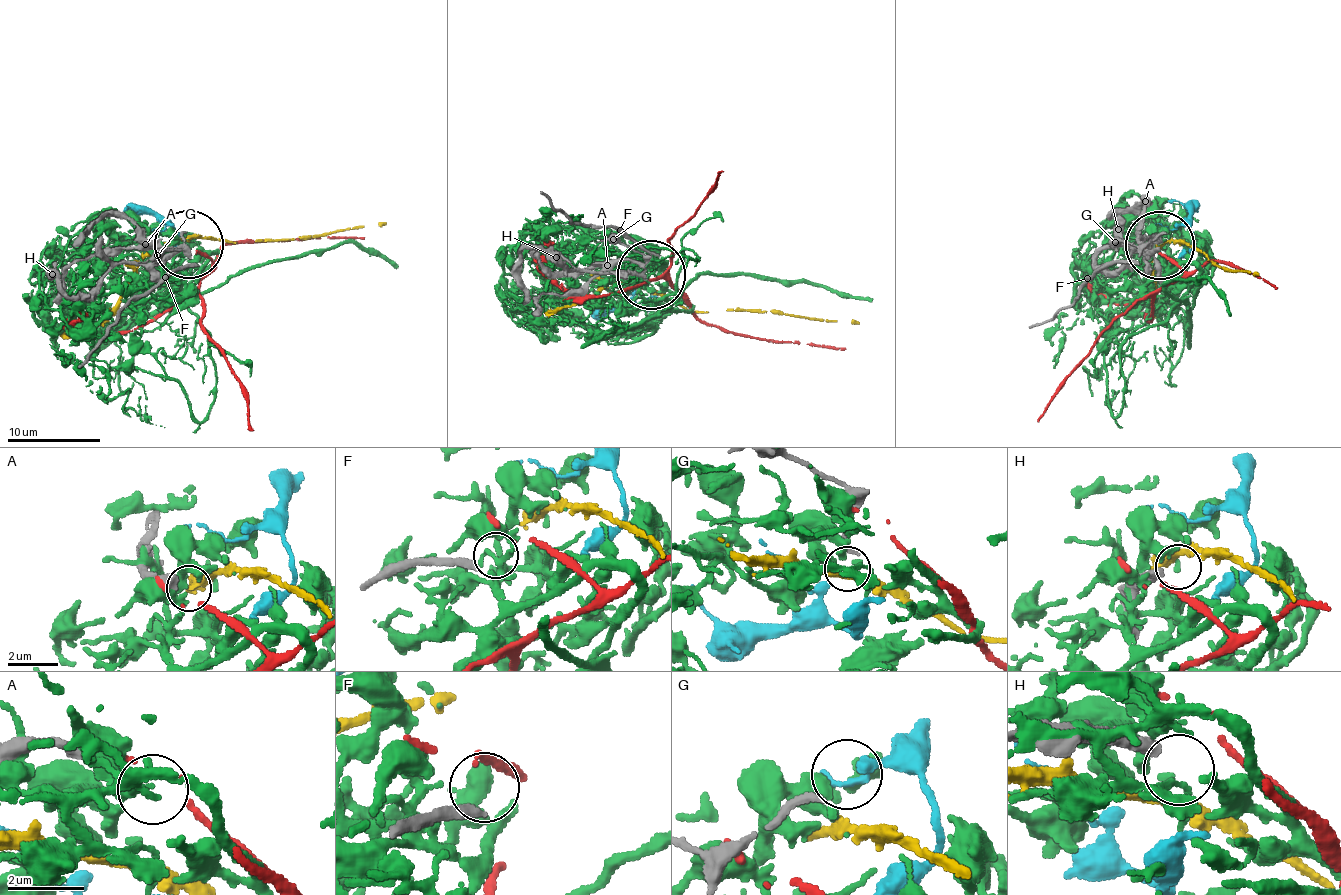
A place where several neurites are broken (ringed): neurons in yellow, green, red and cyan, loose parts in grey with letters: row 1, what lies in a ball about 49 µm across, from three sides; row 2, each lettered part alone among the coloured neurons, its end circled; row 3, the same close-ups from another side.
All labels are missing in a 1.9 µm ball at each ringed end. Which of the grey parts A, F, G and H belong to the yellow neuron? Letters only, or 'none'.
none

